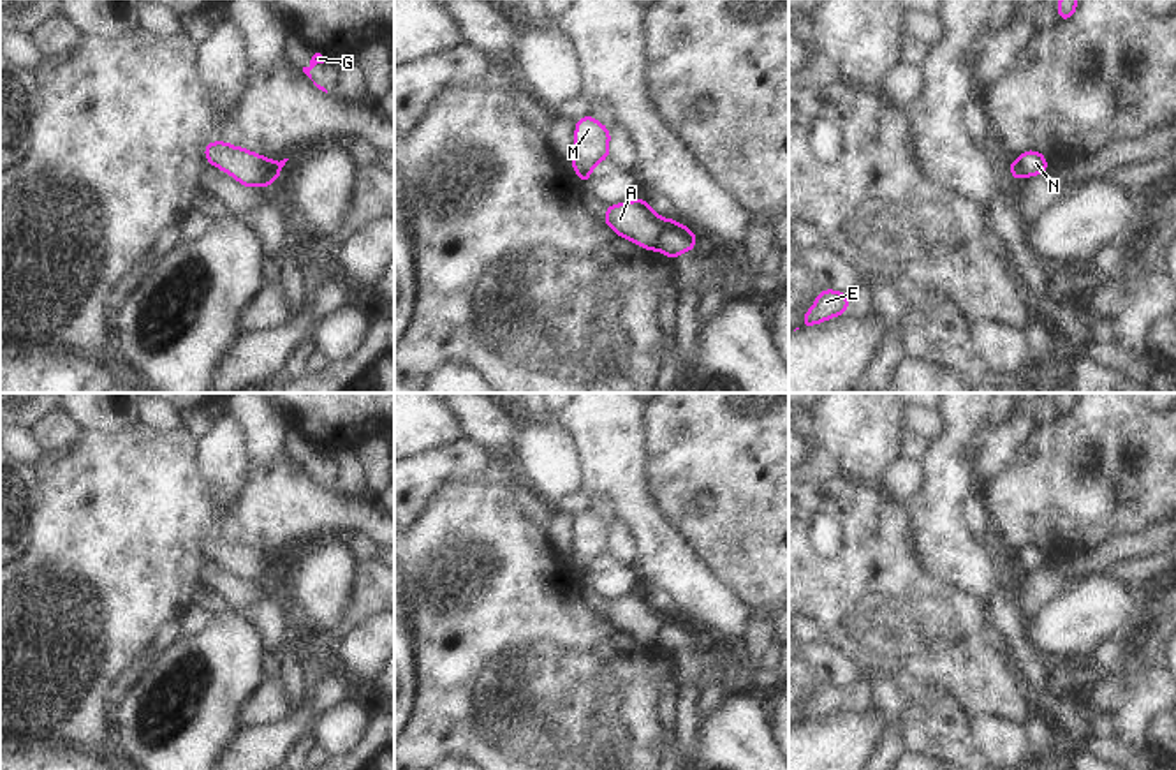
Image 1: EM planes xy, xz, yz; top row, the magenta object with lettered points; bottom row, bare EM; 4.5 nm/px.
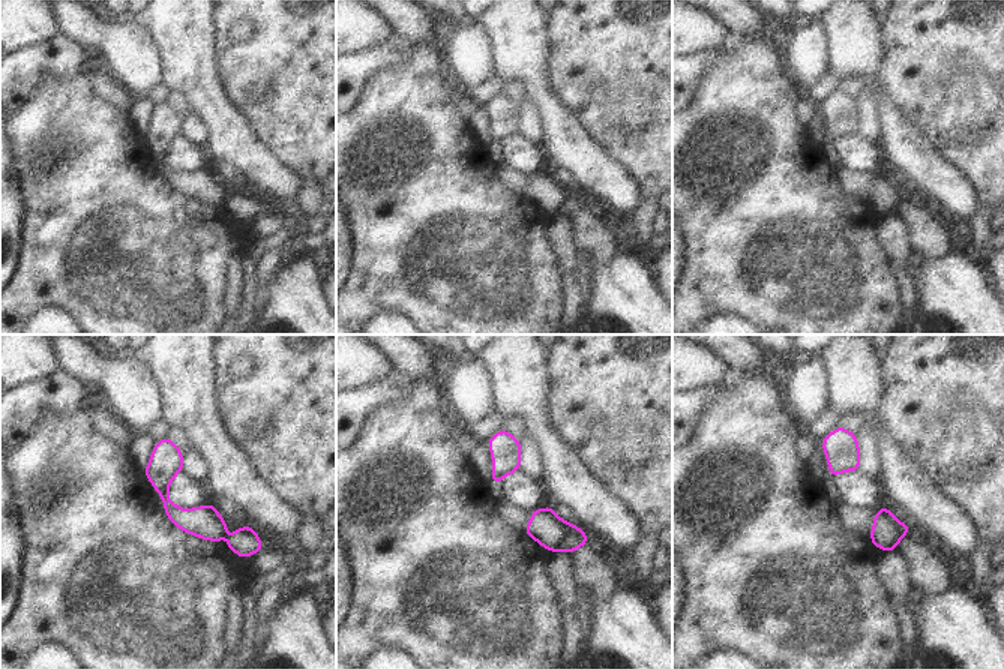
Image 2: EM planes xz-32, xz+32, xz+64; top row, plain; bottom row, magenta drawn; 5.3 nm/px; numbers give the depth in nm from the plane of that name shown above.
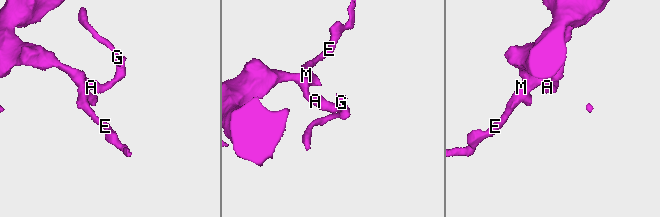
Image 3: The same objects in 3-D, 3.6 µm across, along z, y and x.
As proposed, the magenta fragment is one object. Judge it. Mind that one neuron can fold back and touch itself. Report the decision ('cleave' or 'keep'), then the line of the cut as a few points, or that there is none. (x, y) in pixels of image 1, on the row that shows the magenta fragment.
cleave | xz (673, 221), (659, 238), (657, 249)

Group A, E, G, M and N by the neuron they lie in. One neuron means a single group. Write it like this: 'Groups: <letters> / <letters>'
Groups: A E M / G N

